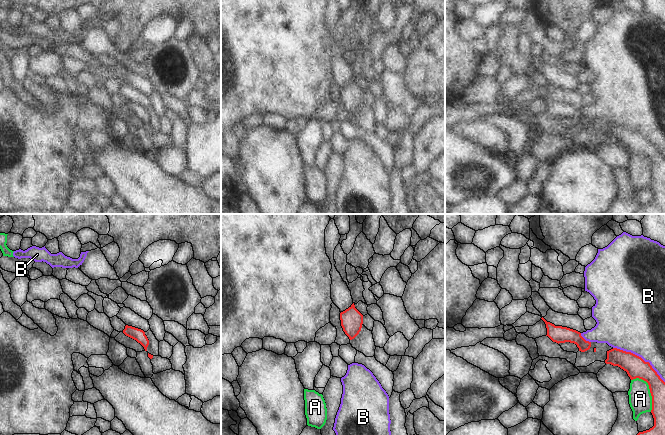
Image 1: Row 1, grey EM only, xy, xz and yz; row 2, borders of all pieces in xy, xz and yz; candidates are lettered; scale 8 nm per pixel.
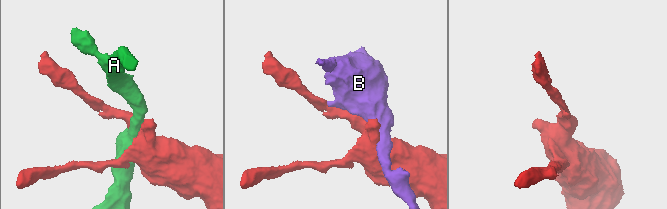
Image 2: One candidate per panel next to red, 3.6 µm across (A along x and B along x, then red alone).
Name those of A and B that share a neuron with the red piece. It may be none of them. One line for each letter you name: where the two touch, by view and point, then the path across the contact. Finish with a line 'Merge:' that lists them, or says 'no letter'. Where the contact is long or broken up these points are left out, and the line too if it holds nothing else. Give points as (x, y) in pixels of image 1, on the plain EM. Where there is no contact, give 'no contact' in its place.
Merge: no letter

